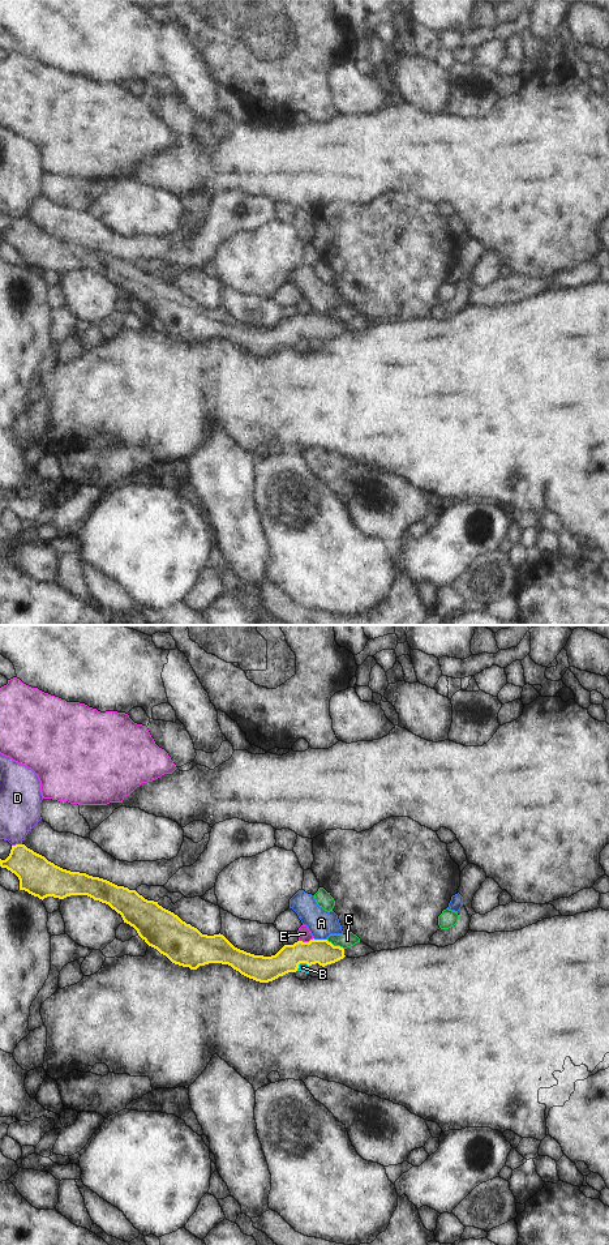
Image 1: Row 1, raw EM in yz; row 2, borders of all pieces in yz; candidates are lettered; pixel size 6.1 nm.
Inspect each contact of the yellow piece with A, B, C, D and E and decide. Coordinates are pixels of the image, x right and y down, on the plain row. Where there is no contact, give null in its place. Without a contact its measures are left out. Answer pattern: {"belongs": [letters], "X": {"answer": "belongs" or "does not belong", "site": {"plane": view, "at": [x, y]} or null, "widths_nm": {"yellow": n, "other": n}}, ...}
{"belongs": [], "A": {"answer": "does not belong", "site": {"plane": "yz", "at": [320, 313]}, "widths_nm": {"yellow": 160, "other": 160}}, "B": {"answer": "does not belong", "site": {"plane": "yz", "at": [300, 336]}, "widths_nm": {"yellow": 160, "other": 60}}, "C": {"answer": "does not belong", "site": {"plane": "yz", "at": [335, 320]}, "widths_nm": {"yellow": 150, "other": 90}}, "D": {"answer": "does not belong", "site": {"plane": "yz", "at": [16, 218]}, "widths_nm": {"yellow": 240, "other": 260}}, "E": {"answer": "does not belong", "site": {"plane": "yz", "at": [305, 316]}, "widths_nm": {"yellow": 160, "other": 80}}}

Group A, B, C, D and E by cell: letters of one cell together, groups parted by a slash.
A / B C / D / E

